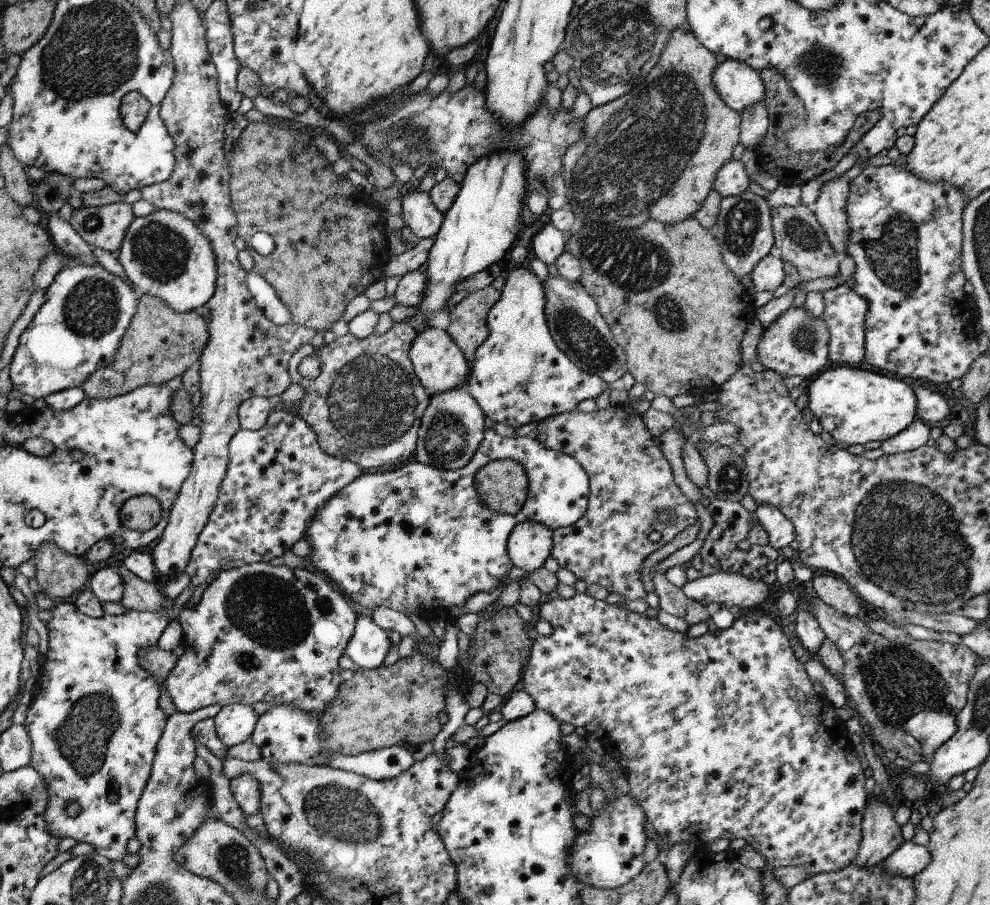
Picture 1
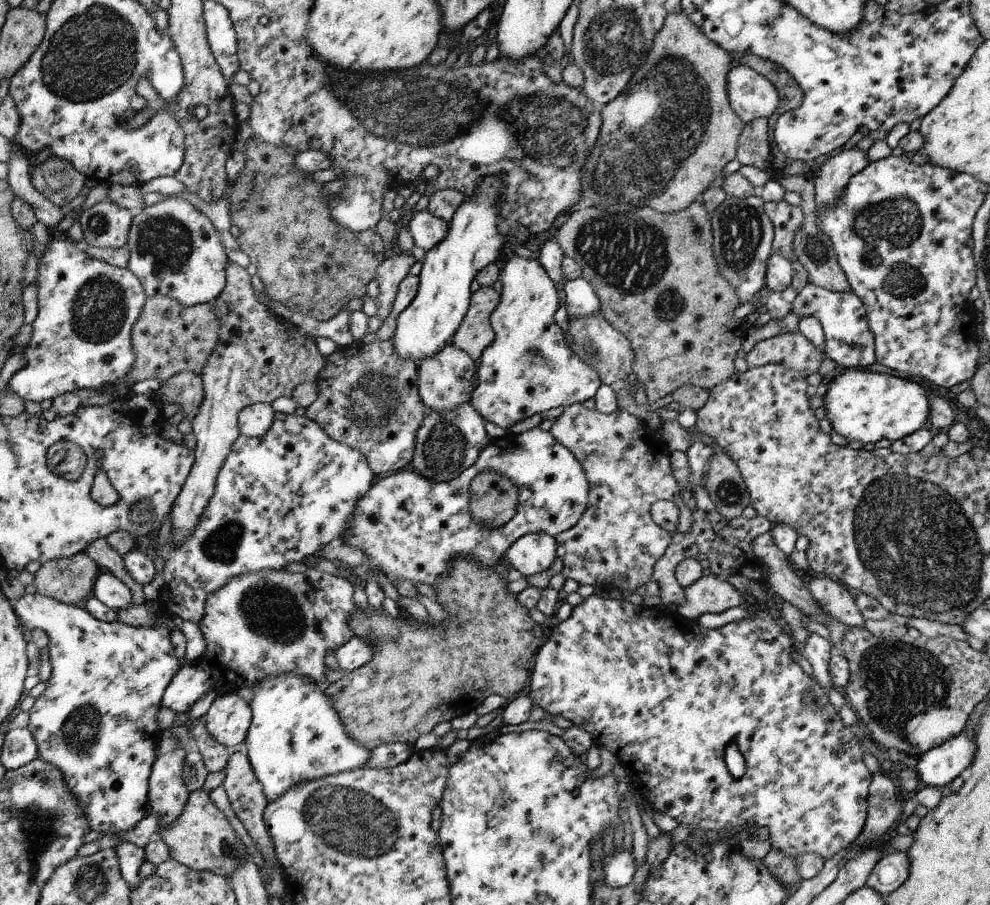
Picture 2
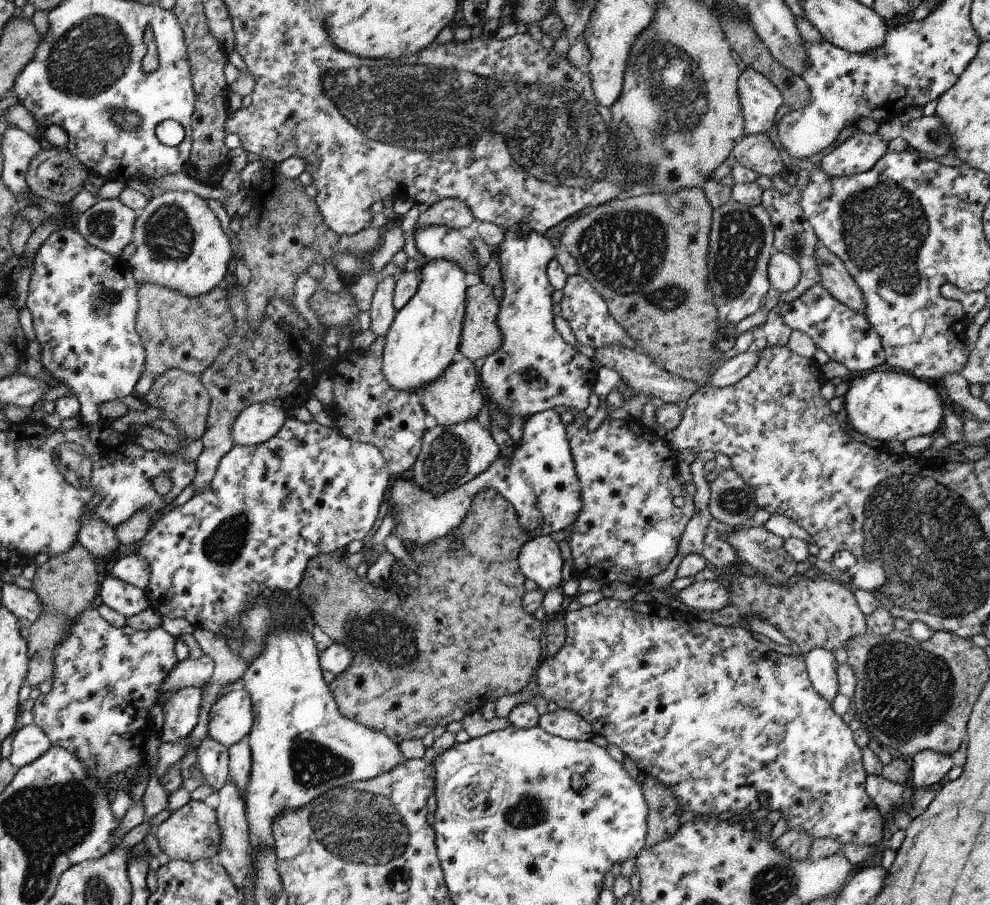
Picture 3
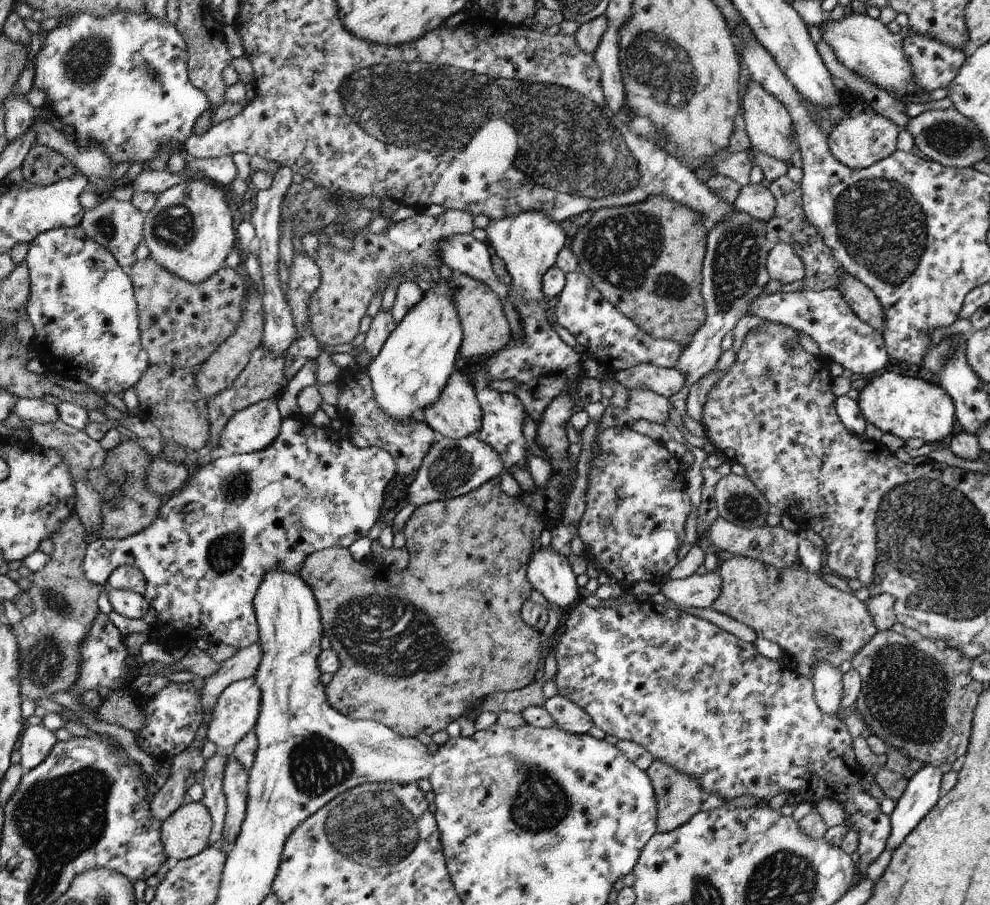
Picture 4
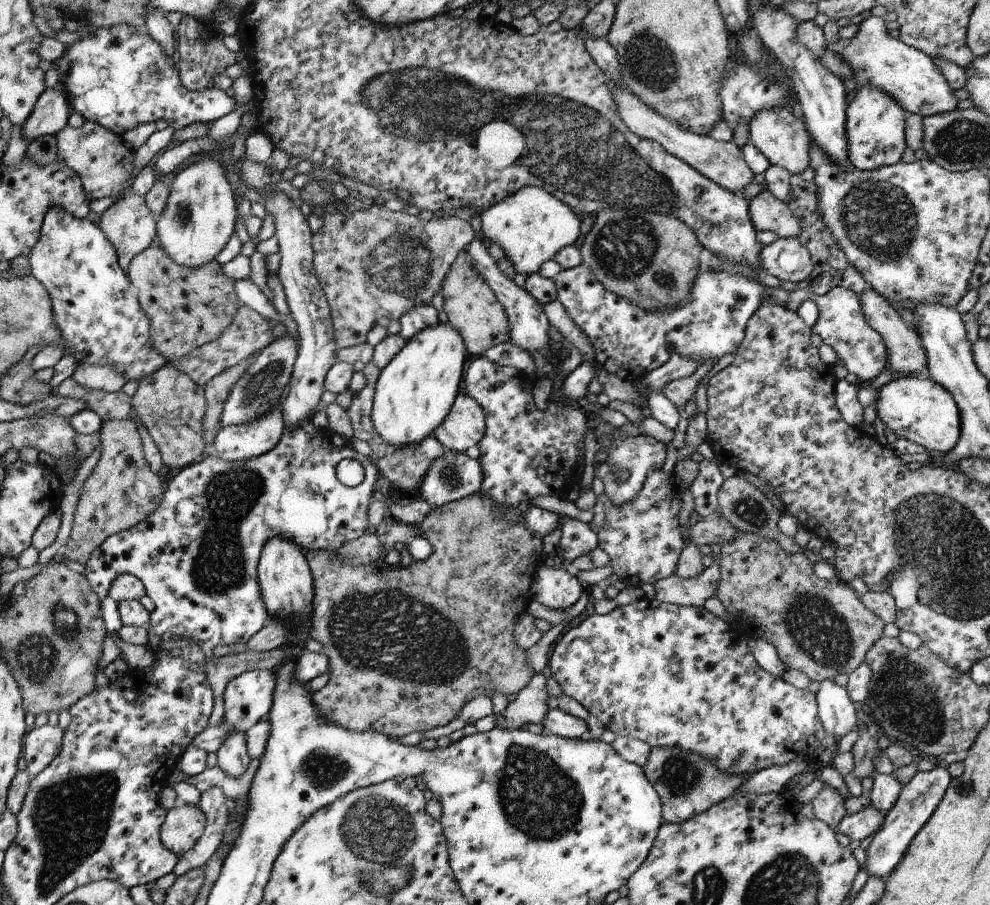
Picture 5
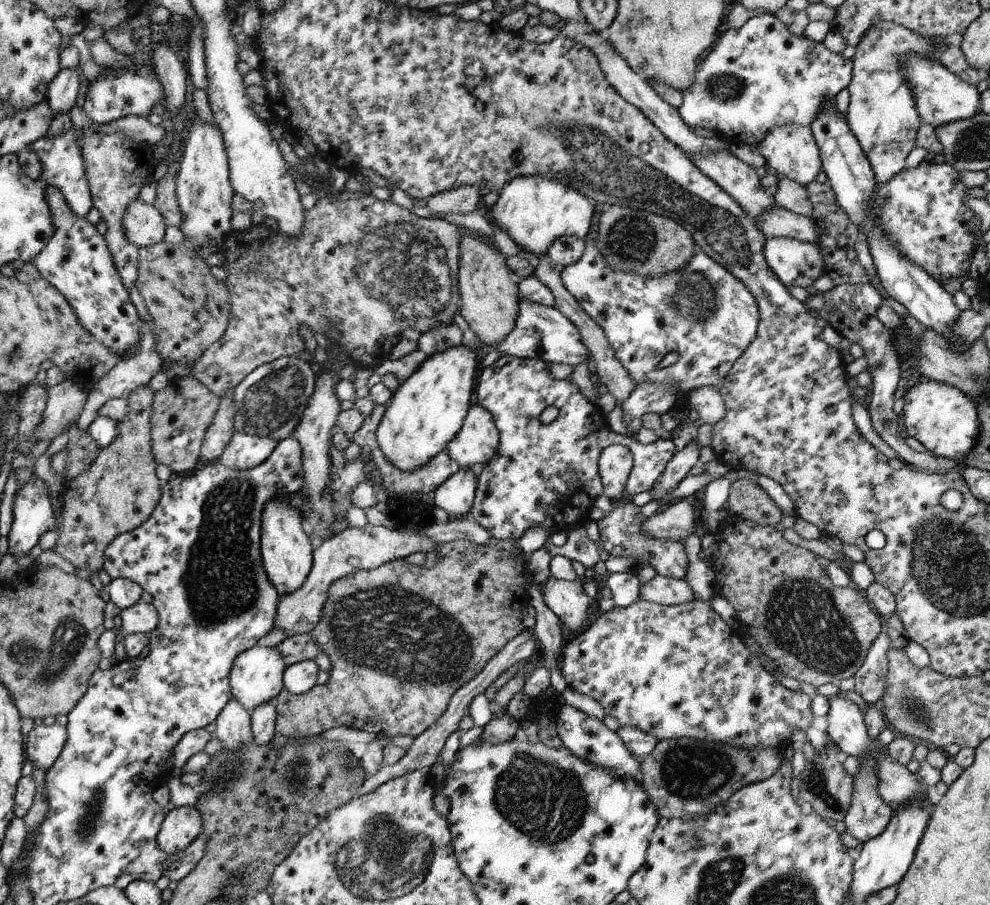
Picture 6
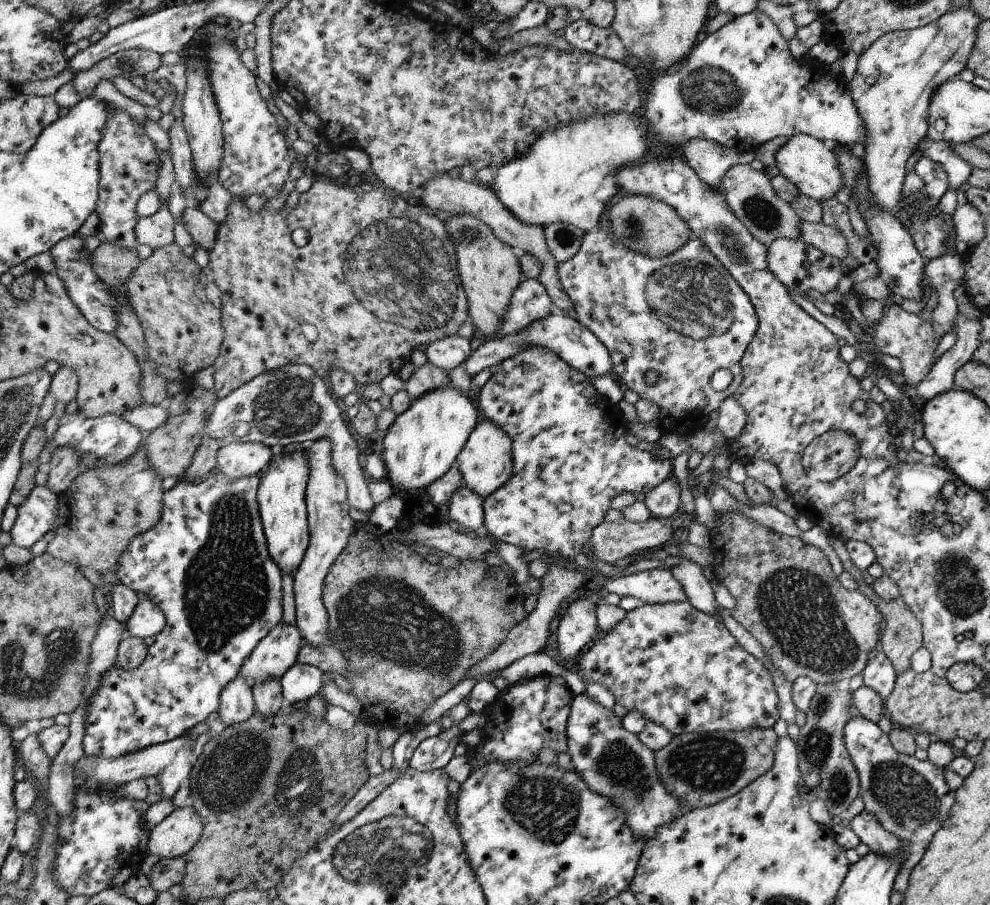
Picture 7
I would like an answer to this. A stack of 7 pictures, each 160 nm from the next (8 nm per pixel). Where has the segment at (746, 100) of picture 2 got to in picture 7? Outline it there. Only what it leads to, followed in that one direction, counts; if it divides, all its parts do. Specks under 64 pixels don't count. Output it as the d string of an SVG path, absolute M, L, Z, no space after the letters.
M795 134L787 137L787 141L775 154L776 167L774 172L785 176L800 193L817 201L832 198L843 188L843 174L839 169L836 155L828 143L814 138L809 134Z

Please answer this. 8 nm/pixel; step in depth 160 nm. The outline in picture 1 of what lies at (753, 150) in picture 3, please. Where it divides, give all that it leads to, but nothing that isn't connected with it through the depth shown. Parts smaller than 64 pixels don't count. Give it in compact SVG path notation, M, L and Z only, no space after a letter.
M764 102L756 103L742 112L741 133L739 142L746 148L756 150L757 144L766 134L769 126L769 114Z

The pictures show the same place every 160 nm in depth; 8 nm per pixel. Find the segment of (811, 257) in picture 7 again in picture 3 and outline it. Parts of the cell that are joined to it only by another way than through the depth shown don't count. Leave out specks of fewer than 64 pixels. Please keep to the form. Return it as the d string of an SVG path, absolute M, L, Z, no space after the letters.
M777 251L772 254L770 263L770 278L772 289L781 294L796 287L800 281L802 272L798 262L790 254Z

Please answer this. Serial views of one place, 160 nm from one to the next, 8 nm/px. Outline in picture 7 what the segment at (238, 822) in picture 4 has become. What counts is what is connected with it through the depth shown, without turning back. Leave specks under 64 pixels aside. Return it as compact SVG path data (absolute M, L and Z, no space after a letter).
M240 674L223 688L217 714L226 727L247 721L256 712L253 692Z

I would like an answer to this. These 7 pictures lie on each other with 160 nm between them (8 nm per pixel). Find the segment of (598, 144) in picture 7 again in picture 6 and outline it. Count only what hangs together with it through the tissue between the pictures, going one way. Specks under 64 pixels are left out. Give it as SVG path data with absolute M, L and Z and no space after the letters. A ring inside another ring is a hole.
M759 12L758 16L749 18L739 30L724 29L720 40L716 41L708 58L705 58L703 64L699 66L699 72L696 73L696 78L692 83L692 86L688 90L682 91L683 103L680 108L678 108L678 112L680 113L682 120L689 127L702 126L712 128L718 134L718 137L727 144L738 143L758 147L762 141L766 140L768 130L779 128L779 126L782 125L810 126L811 122L814 121L814 118L817 117L819 110L823 109L826 105L834 103L836 94L850 84L853 73L853 62L851 60L852 58L844 58L842 53L830 51L822 41L816 42L804 34L797 36L790 33L790 31L788 31L788 21L782 20L779 14L775 15L770 12ZM518 177L503 186L498 200L485 213L489 221L506 231L520 249L540 257L546 256L548 249L563 236L583 239L592 226L594 206L586 195L559 180Z

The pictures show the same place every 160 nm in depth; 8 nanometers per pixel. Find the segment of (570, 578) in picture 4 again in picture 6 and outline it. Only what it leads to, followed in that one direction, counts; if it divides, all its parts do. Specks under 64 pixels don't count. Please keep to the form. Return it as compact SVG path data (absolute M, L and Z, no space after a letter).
M550 576L547 582L543 582L540 586L544 602L548 605L548 608L558 615L558 618L560 618L566 628L574 631L574 635L578 634L580 631L577 630L580 630L584 626L584 622L586 622L586 610L594 601L588 599L588 596L584 593L583 585L579 578L567 581Z

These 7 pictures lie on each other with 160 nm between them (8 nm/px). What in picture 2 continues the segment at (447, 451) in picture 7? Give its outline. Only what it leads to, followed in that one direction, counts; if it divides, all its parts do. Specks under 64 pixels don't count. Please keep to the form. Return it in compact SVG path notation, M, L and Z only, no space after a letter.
M488 177L479 186L475 197L466 197L457 210L443 242L425 252L419 274L418 296L398 314L397 329L393 336L395 351L405 359L418 363L435 357L452 340L471 304L470 284L486 266L496 263L502 252L506 235L498 232L501 212L499 200L505 184L498 177Z

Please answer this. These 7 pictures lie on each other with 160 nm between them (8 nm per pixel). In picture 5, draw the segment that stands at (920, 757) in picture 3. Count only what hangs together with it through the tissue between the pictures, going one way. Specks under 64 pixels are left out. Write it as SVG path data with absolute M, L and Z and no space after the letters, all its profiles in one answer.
M938 763L930 771L918 771L910 779L910 782L902 787L895 805L885 814L880 830L865 844L868 854L863 866L868 871L869 876L880 876L884 880L888 878L892 870L902 860L912 839L934 814L938 804L942 802L948 786L950 786L950 773L946 765Z

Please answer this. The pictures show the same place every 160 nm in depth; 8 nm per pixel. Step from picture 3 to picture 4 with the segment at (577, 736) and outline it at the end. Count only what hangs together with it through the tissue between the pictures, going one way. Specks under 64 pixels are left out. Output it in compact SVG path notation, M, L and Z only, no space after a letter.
M555 695L546 699L545 706L552 715L558 728L573 735L589 734L590 728L595 726L590 715L569 698Z

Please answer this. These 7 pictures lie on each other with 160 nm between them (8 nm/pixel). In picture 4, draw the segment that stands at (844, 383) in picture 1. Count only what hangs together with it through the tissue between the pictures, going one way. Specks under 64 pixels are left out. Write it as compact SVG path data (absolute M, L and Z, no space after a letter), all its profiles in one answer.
M892 370L883 371L870 379L857 398L862 416L880 428L882 432L896 434L905 442L911 438L921 438L926 444L947 442L957 430L955 408L952 398L934 382L922 378L904 376Z

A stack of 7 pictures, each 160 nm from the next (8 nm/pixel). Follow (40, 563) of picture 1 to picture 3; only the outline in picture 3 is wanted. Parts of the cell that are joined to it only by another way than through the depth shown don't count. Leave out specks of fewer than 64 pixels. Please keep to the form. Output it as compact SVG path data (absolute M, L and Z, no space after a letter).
M76 542L76 546L72 546L67 553L50 557L48 562L37 568L36 574L31 578L31 590L42 602L43 610L28 629L28 655L31 656L31 663L27 675L28 682L25 684L38 688L42 682L55 677L56 649L70 634L72 626L76 624L76 618L84 613L84 610L93 608L92 600L96 600L98 594L98 570L91 552L82 543Z

